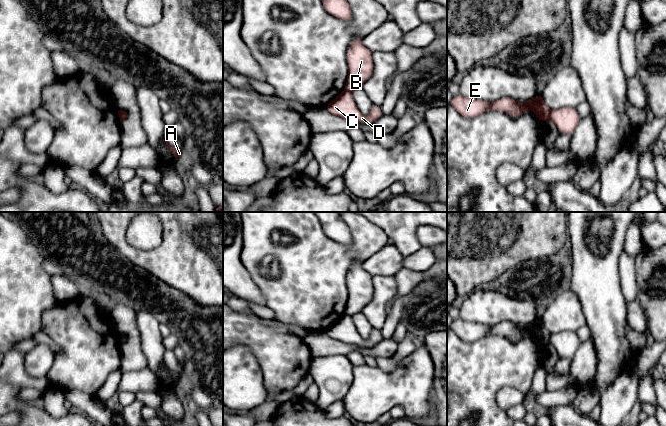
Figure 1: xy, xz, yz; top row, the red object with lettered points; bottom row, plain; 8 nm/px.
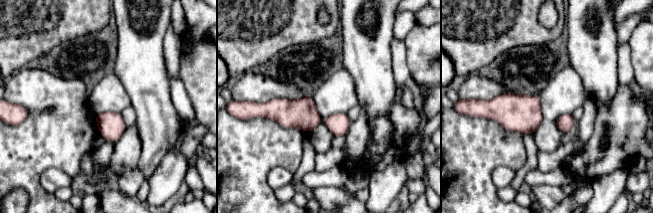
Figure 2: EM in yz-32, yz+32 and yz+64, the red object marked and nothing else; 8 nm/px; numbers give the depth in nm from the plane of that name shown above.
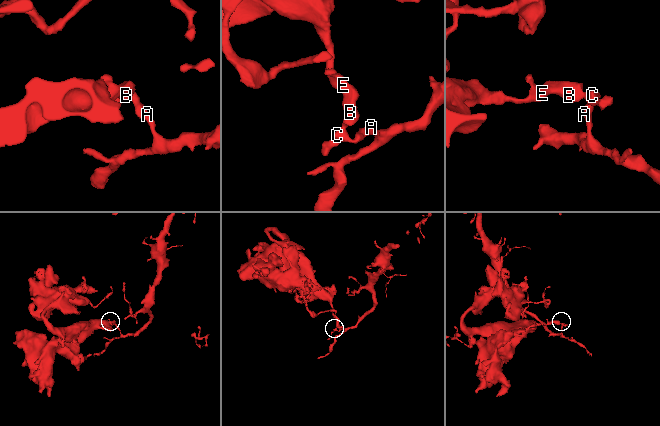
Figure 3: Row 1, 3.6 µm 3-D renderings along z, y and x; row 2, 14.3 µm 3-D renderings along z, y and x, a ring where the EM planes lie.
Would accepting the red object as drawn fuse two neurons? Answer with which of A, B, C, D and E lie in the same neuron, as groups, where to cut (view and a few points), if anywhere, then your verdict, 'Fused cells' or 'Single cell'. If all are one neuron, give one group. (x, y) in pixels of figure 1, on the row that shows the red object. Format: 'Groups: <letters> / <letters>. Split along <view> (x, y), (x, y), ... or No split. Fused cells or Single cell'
Groups: A C D / B E. Split along yz (551, 111), (549, 119). Fused cells

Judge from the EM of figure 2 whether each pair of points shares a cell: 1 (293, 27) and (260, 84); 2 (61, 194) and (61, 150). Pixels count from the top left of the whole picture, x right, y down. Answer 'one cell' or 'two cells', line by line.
1: two cells
2: two cells

